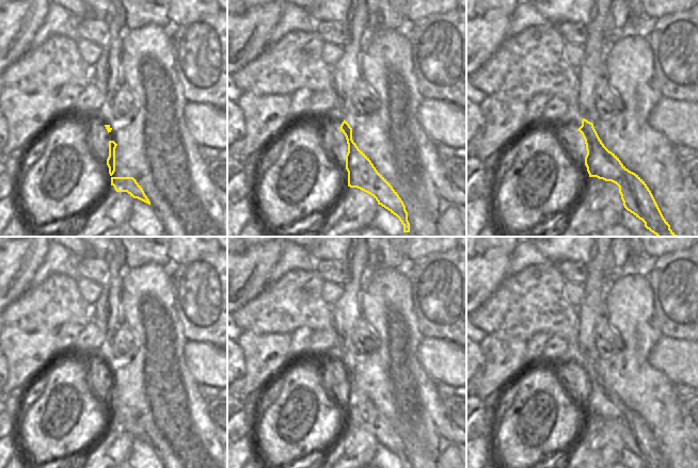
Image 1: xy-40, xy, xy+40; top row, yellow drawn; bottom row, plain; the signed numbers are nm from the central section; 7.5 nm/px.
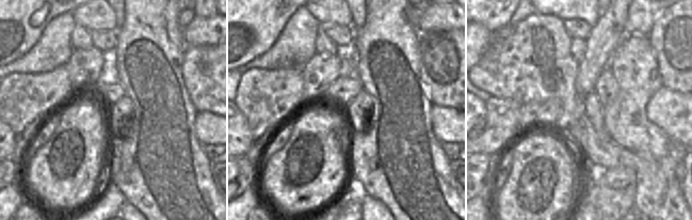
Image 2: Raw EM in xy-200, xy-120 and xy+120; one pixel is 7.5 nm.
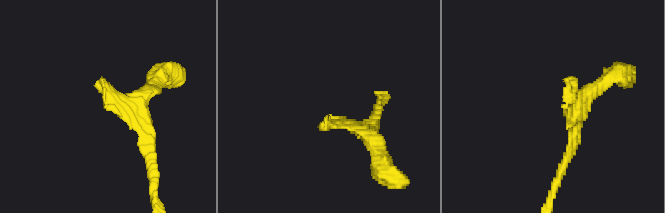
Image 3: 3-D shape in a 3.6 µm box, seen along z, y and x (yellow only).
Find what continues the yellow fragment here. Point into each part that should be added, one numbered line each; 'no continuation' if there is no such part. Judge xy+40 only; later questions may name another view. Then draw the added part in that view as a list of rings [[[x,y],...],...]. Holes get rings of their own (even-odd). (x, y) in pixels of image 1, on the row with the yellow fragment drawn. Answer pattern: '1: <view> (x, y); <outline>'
1: xy+40 (532, 62); [[[555,23],[526,28],[508,36],[477,70],[469,75],[470,82],[487,96],[501,100],[527,102],[537,94],[558,96],[568,103],[565,127],[578,129],[584,118],[578,106],[578,74],[564,57],[565,44]]]

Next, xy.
1: xy (332, 117); [[[335,110],[328,111],[327,117],[323,123],[326,124],[334,124],[336,127],[340,127],[342,123],[344,122],[344,118],[335,112]]]

